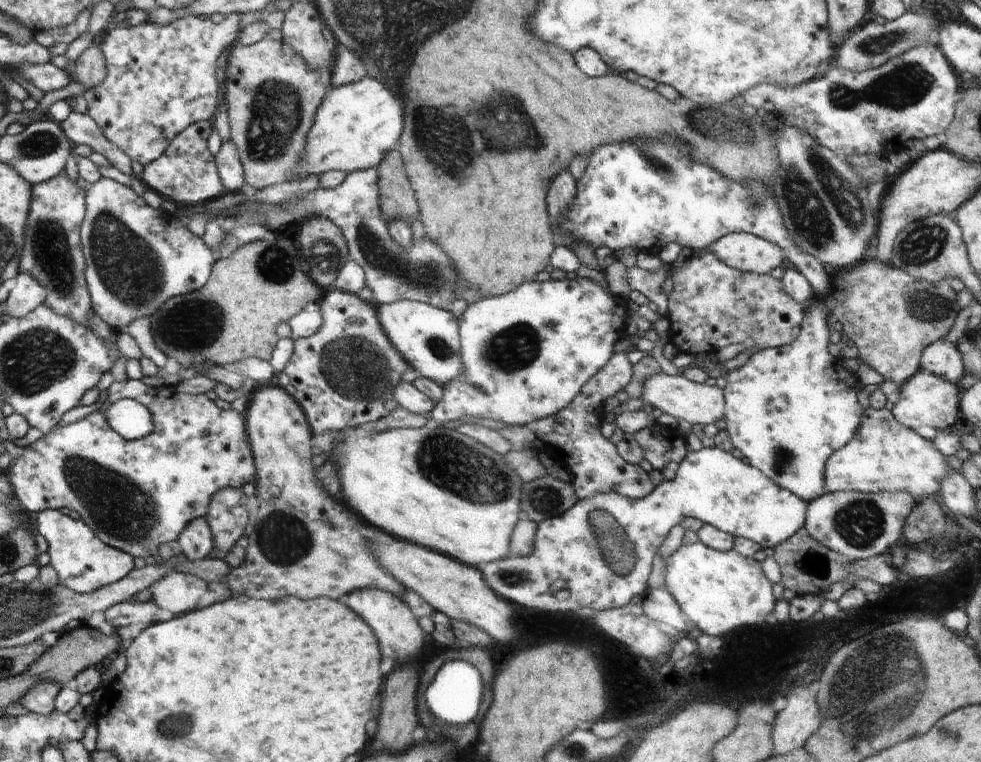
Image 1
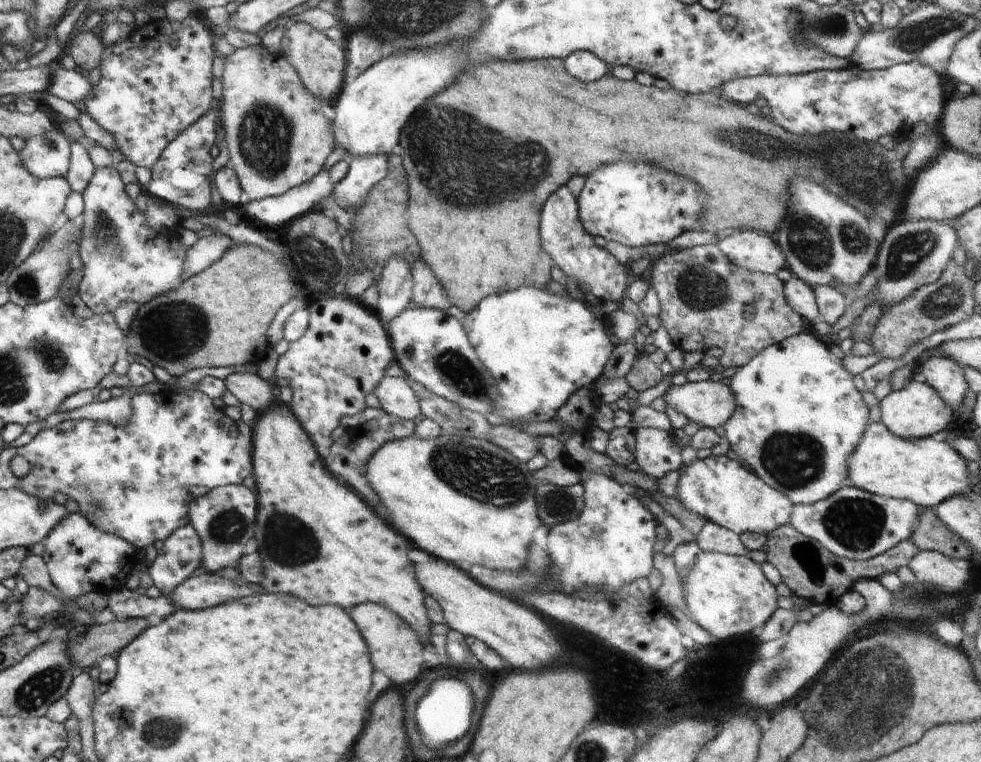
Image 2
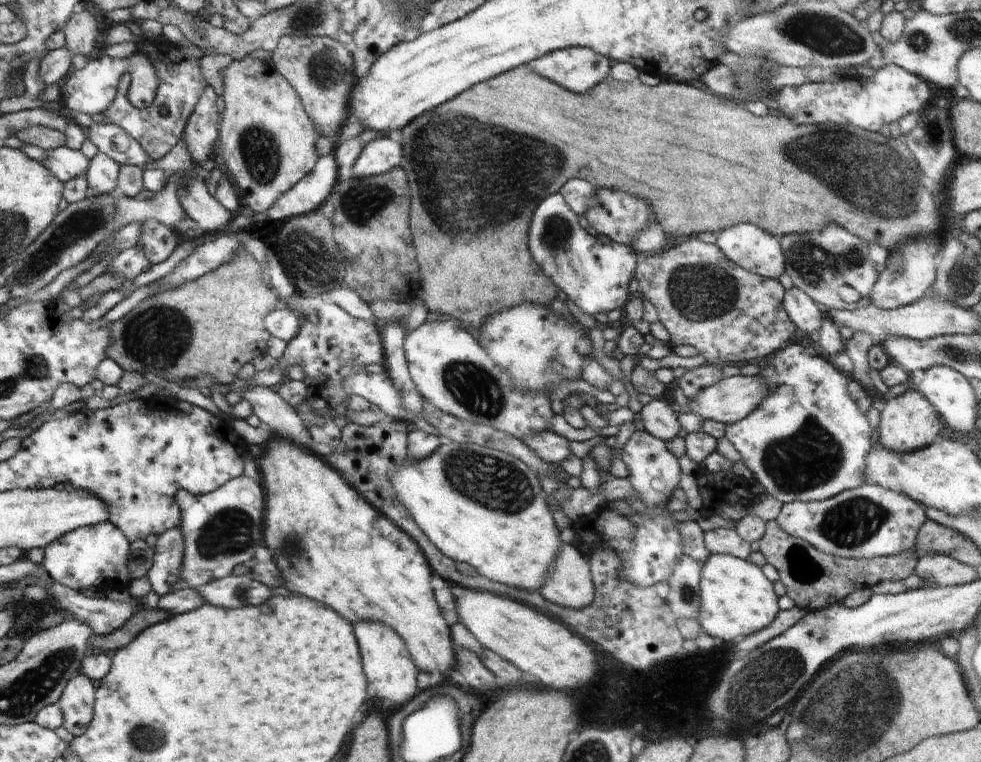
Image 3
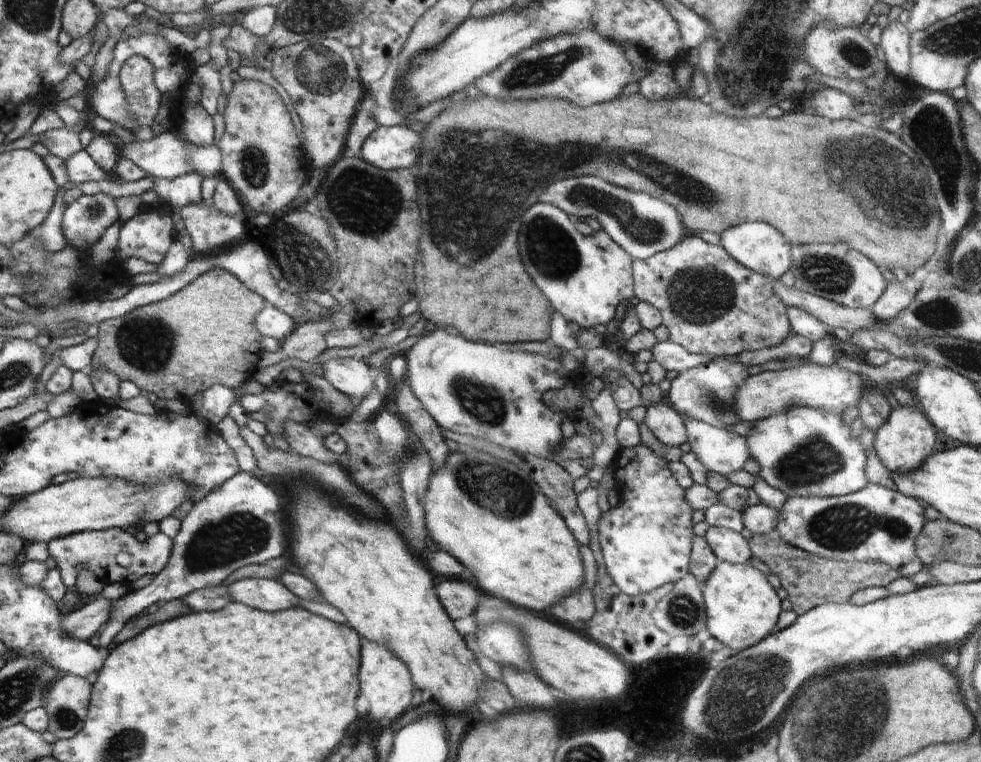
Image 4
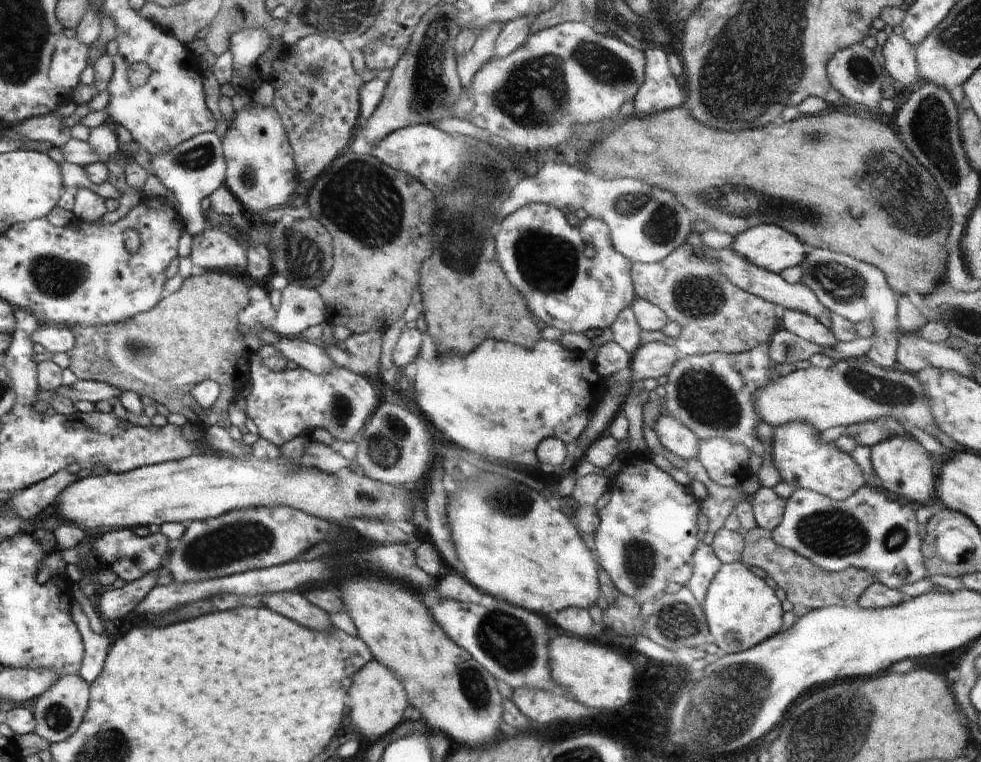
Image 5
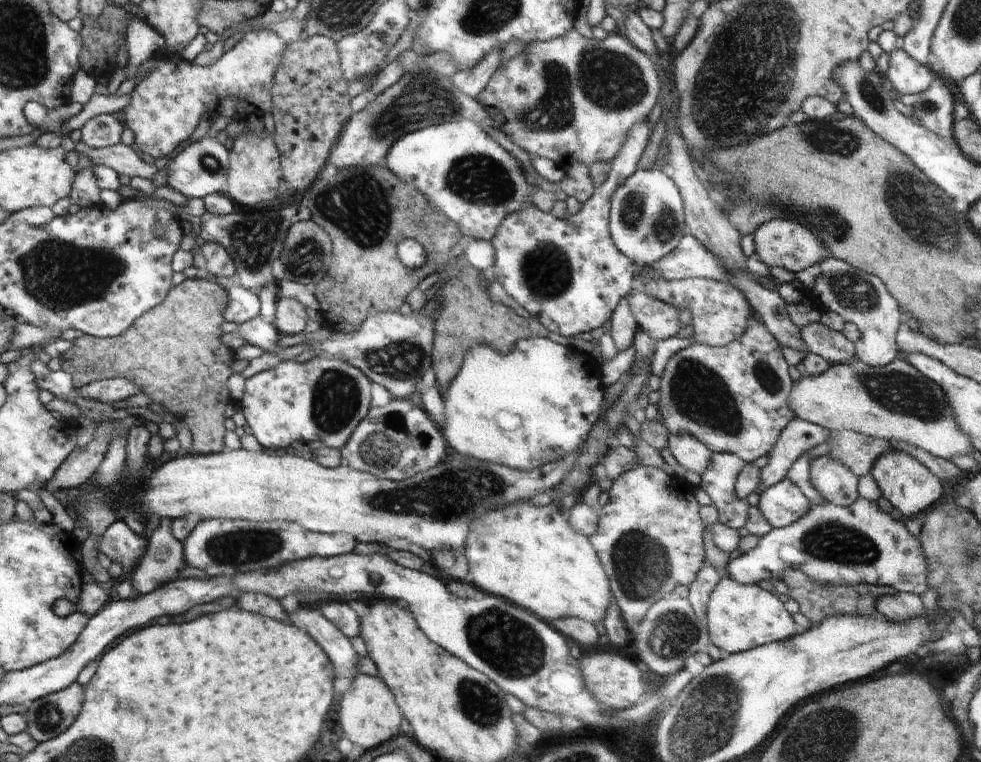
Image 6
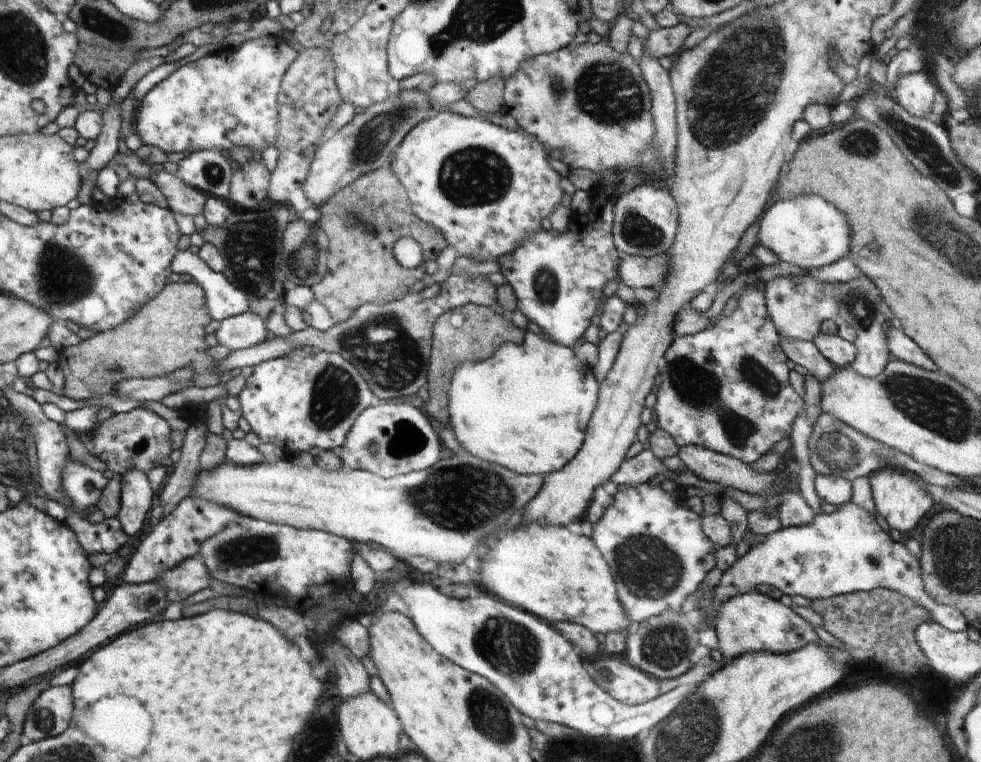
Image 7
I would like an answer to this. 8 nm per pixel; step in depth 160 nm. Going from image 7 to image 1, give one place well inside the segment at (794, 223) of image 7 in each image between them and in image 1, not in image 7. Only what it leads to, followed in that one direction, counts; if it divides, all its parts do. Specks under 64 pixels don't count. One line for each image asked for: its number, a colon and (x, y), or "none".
1: (746, 252)
2: (751, 250)
3: (751, 248)
4: (761, 248)
5: (770, 247)
6: (779, 242)

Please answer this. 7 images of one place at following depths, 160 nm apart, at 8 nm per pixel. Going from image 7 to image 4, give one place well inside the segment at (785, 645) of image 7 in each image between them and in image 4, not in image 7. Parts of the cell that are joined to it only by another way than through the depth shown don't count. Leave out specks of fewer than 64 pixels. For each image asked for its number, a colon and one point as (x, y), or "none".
4: (742, 607)
5: (741, 610)
6: (739, 617)

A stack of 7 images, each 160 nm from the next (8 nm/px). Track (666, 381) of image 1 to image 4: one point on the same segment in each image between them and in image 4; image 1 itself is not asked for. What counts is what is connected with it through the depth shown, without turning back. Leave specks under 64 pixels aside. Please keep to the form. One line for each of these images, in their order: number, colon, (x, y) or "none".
2: (708, 403)
3: (730, 399)
4: (761, 395)

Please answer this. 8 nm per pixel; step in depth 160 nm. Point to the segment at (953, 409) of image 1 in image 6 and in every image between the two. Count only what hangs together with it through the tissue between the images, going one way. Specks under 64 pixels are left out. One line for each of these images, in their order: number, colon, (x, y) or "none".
2: (917, 411)
3: (907, 422)
4: (906, 439)
5: (903, 465)
6: (908, 485)

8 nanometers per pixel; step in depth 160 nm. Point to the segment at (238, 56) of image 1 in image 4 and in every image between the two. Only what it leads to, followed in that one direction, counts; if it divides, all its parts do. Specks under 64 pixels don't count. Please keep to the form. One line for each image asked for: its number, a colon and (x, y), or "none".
2: (279, 135)
3: (268, 141)
4: (261, 158)

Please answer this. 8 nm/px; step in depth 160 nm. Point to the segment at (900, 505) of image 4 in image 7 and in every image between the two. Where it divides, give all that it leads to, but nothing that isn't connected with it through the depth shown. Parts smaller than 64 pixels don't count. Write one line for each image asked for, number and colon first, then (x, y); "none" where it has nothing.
5: (868, 531)
6: (833, 544)
7: (844, 551)

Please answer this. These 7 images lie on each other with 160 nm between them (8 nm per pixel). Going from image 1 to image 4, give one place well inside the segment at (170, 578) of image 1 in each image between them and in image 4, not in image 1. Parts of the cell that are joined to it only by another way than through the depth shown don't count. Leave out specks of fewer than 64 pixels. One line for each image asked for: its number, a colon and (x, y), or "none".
2: (199, 591)
3: (232, 591)
4: (265, 594)

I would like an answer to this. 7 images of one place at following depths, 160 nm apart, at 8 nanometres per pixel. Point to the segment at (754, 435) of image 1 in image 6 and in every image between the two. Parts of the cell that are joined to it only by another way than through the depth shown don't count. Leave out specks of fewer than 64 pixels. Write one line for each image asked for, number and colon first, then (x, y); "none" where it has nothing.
2: (798, 418)
3: (807, 439)
4: (805, 452)
5: (799, 454)
6: (835, 482)

